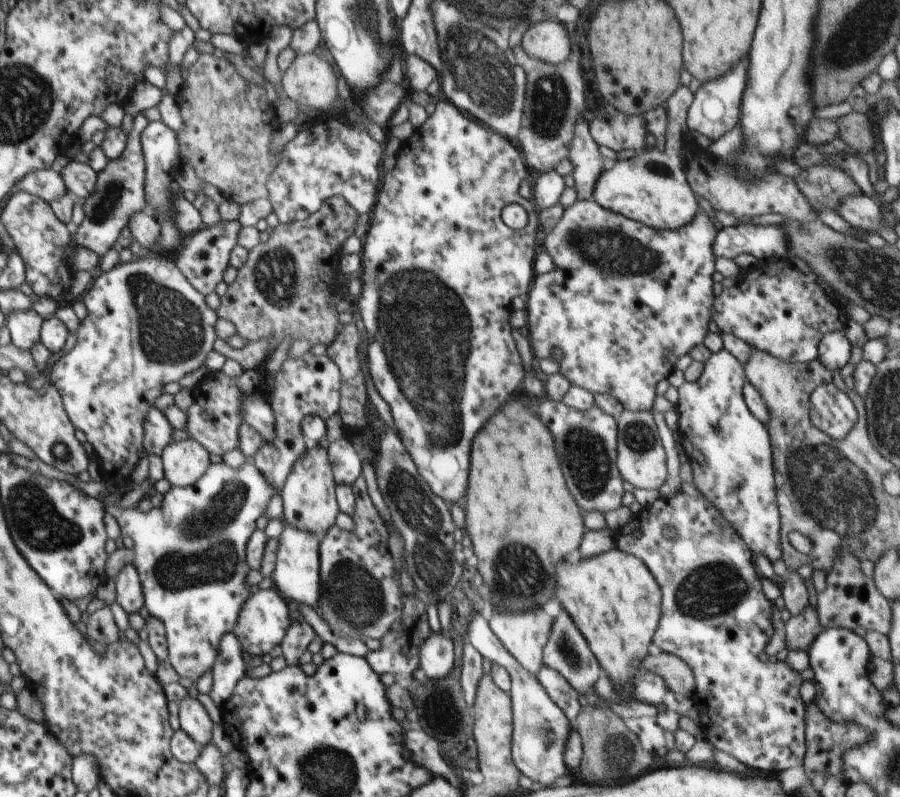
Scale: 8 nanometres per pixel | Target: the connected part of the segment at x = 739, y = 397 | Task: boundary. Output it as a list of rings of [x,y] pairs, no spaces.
[[[726,350],[712,353],[710,358],[703,365],[702,376],[696,382],[684,382],[679,387],[679,401],[676,404],[677,410],[680,413],[679,423],[677,431],[679,437],[677,444],[681,445],[685,454],[687,455],[688,462],[693,468],[693,483],[700,490],[704,497],[706,497],[720,512],[724,519],[727,520],[733,527],[736,533],[738,533],[742,540],[746,543],[748,549],[756,554],[762,554],[770,560],[771,563],[780,560],[783,557],[783,550],[781,549],[781,514],[777,505],[777,486],[775,485],[775,468],[773,467],[773,452],[771,440],[767,425],[760,422],[747,407],[745,398],[743,397],[743,386],[746,384],[746,378],[744,365],[731,353]]]

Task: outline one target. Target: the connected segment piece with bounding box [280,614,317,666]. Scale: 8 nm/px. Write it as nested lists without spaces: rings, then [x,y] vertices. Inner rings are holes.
[[[302,614],[297,620],[292,620],[292,624],[280,644],[280,648],[283,650],[283,657],[288,665],[300,666],[300,656],[306,652],[316,635],[315,630],[306,622]]]

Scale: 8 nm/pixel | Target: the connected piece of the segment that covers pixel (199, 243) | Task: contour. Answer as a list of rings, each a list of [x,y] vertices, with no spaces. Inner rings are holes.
[[[218,221],[214,226],[204,227],[202,230],[185,236],[183,246],[172,255],[180,272],[196,290],[206,296],[216,290],[216,286],[223,280],[224,271],[230,266],[231,250],[237,245],[237,236],[242,225],[239,221]]]

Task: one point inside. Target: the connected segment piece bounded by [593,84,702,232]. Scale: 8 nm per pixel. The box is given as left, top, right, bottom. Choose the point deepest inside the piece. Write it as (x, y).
(652, 188)

